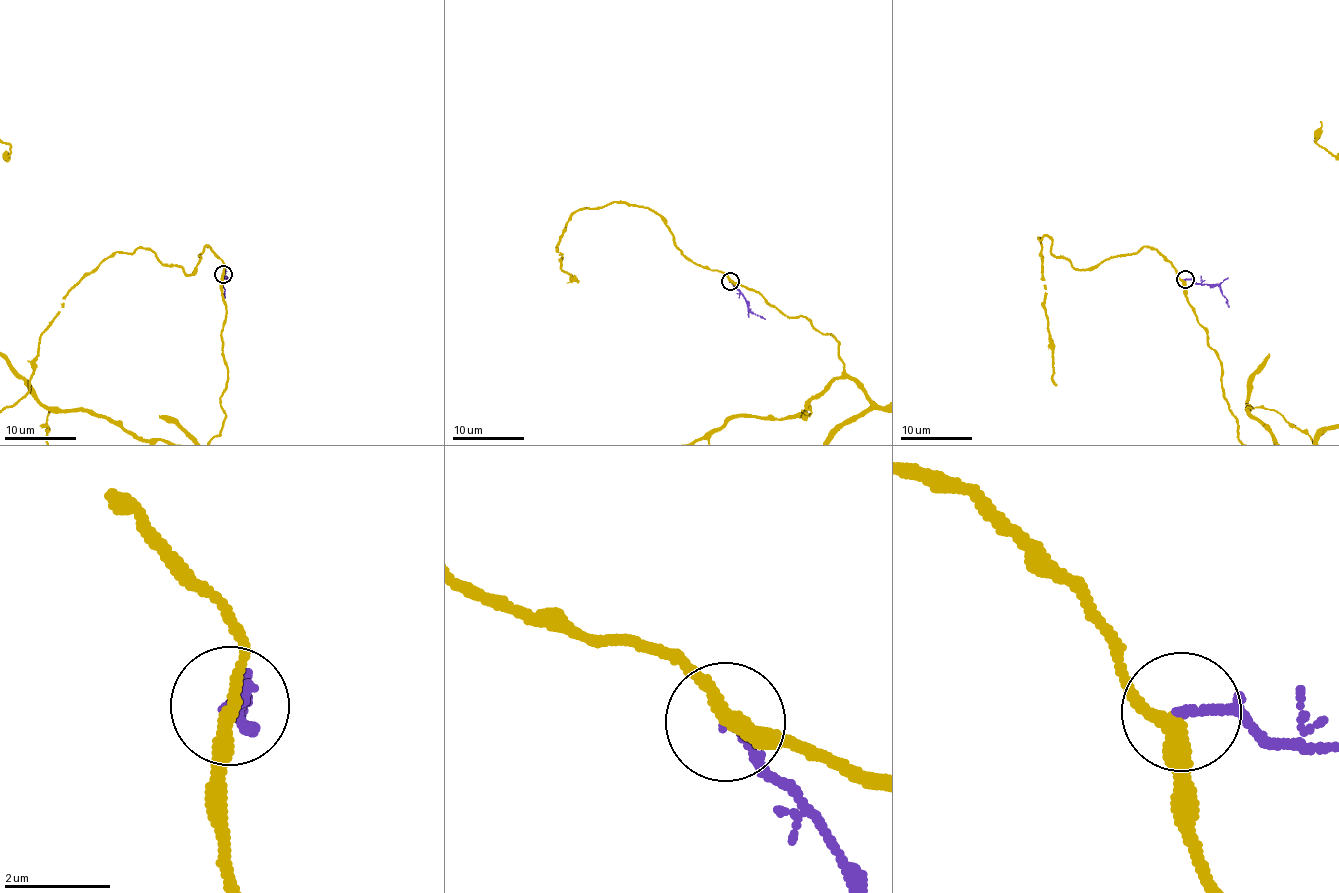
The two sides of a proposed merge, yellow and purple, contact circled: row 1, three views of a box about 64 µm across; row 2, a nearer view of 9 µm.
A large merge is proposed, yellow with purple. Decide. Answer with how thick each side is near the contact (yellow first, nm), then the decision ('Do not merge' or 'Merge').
Thickness 280 nm (yellow) against 160 nm. Do not merge

